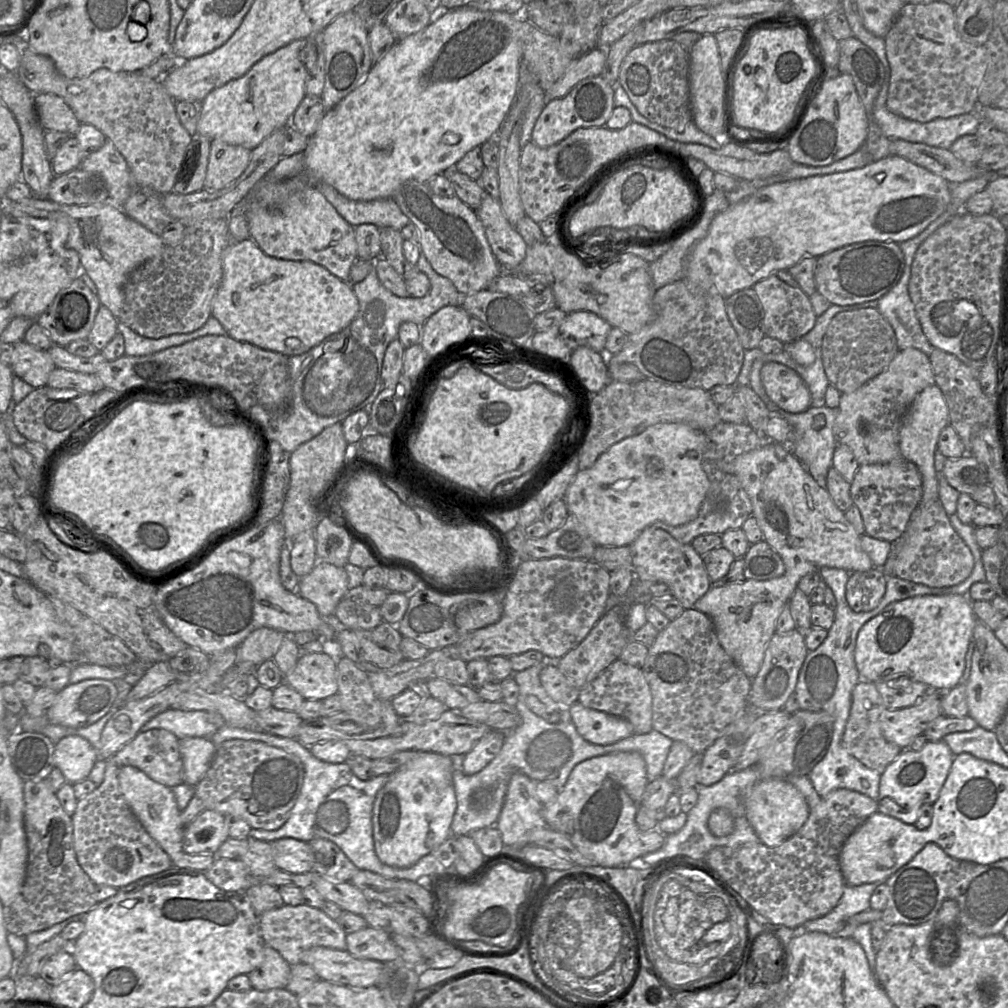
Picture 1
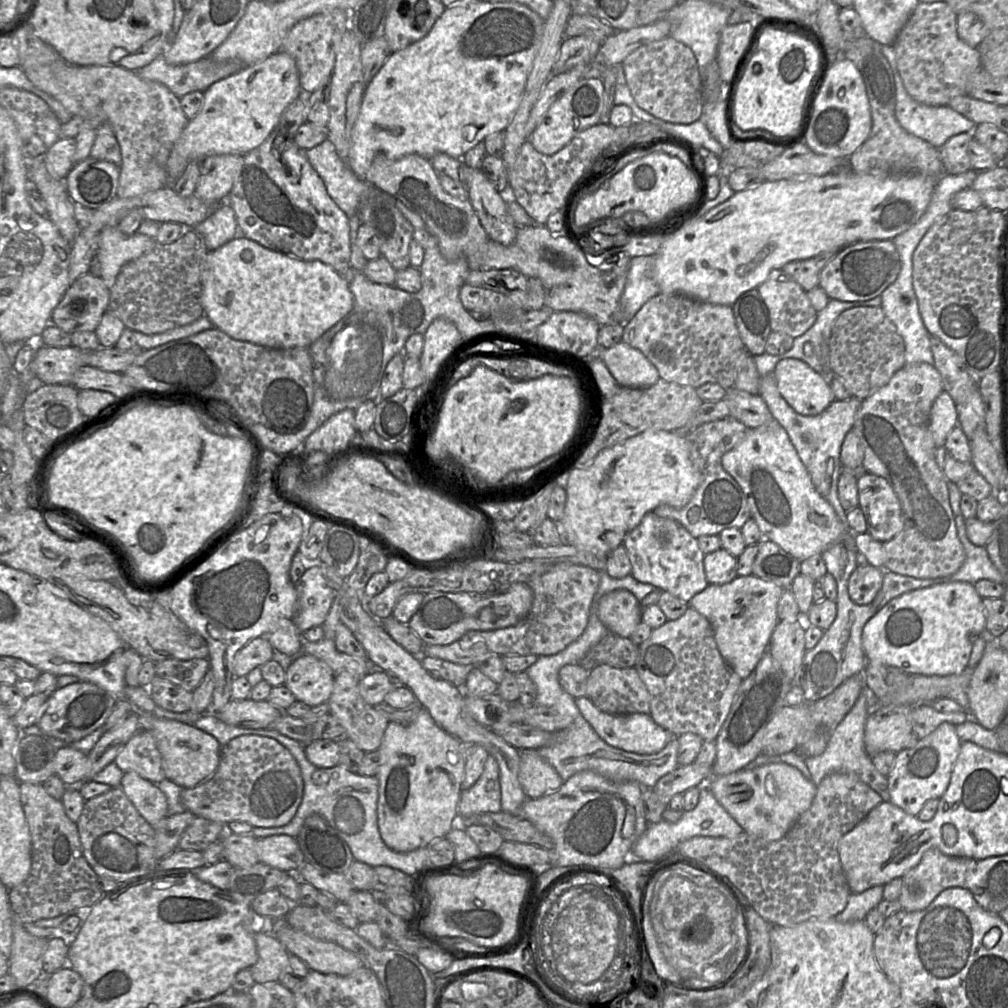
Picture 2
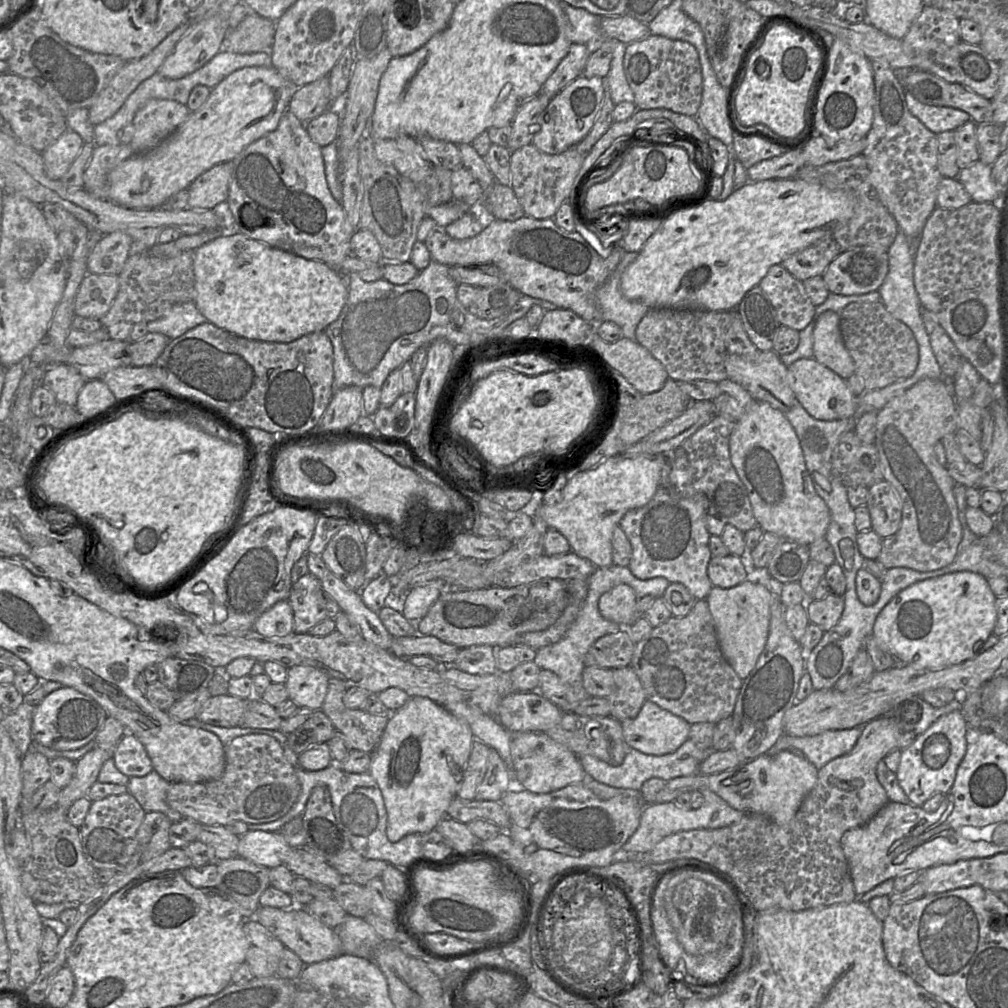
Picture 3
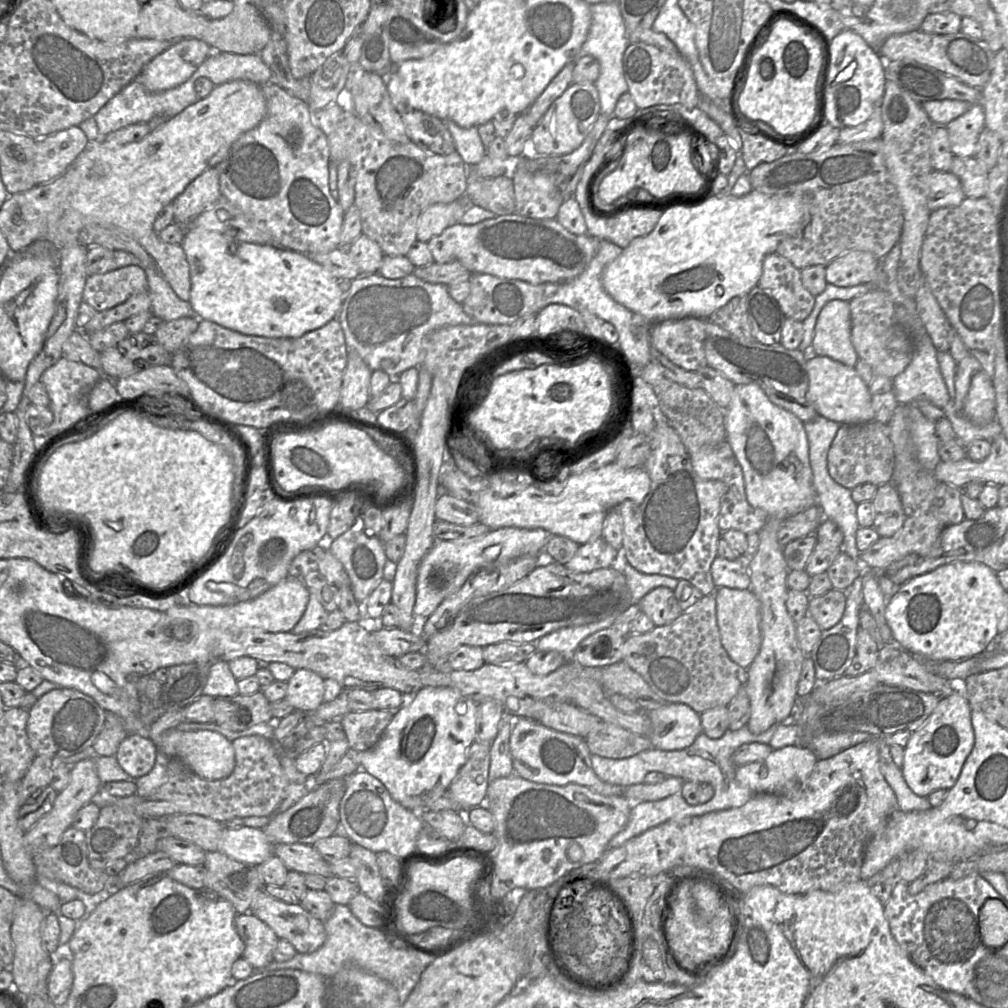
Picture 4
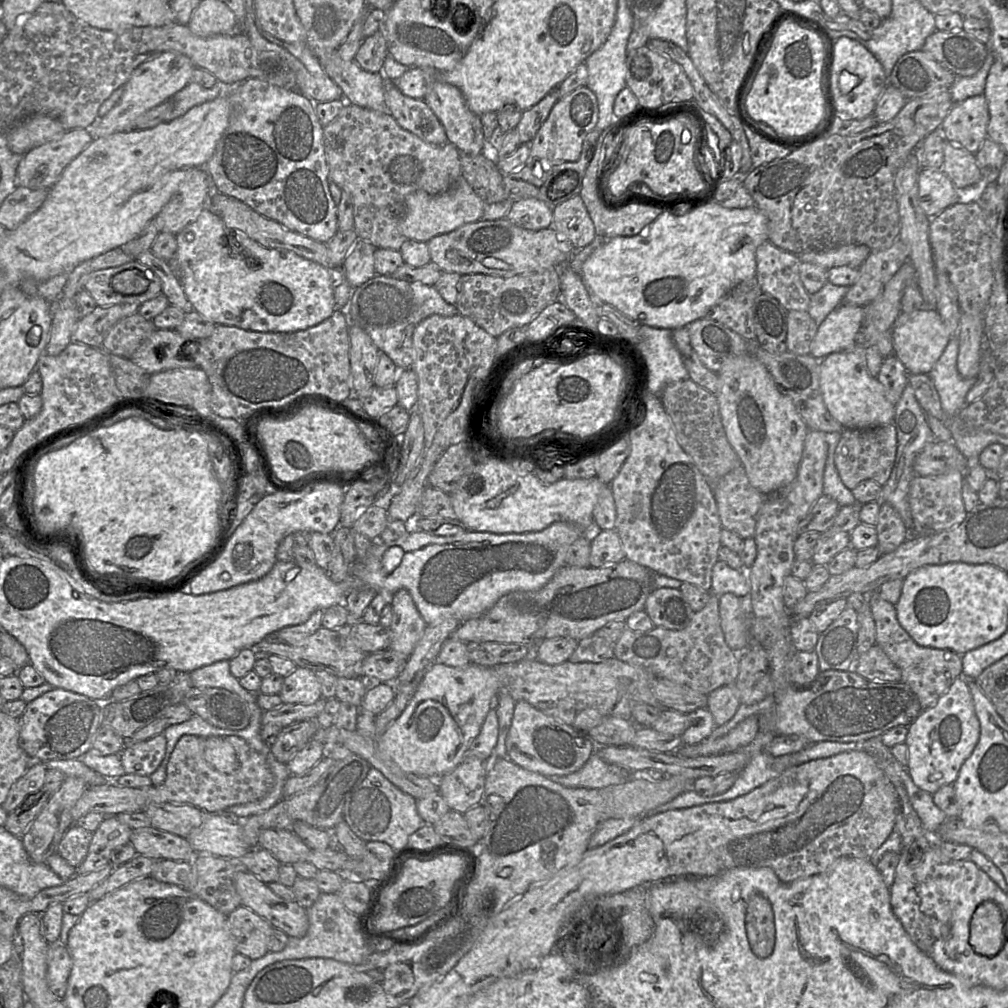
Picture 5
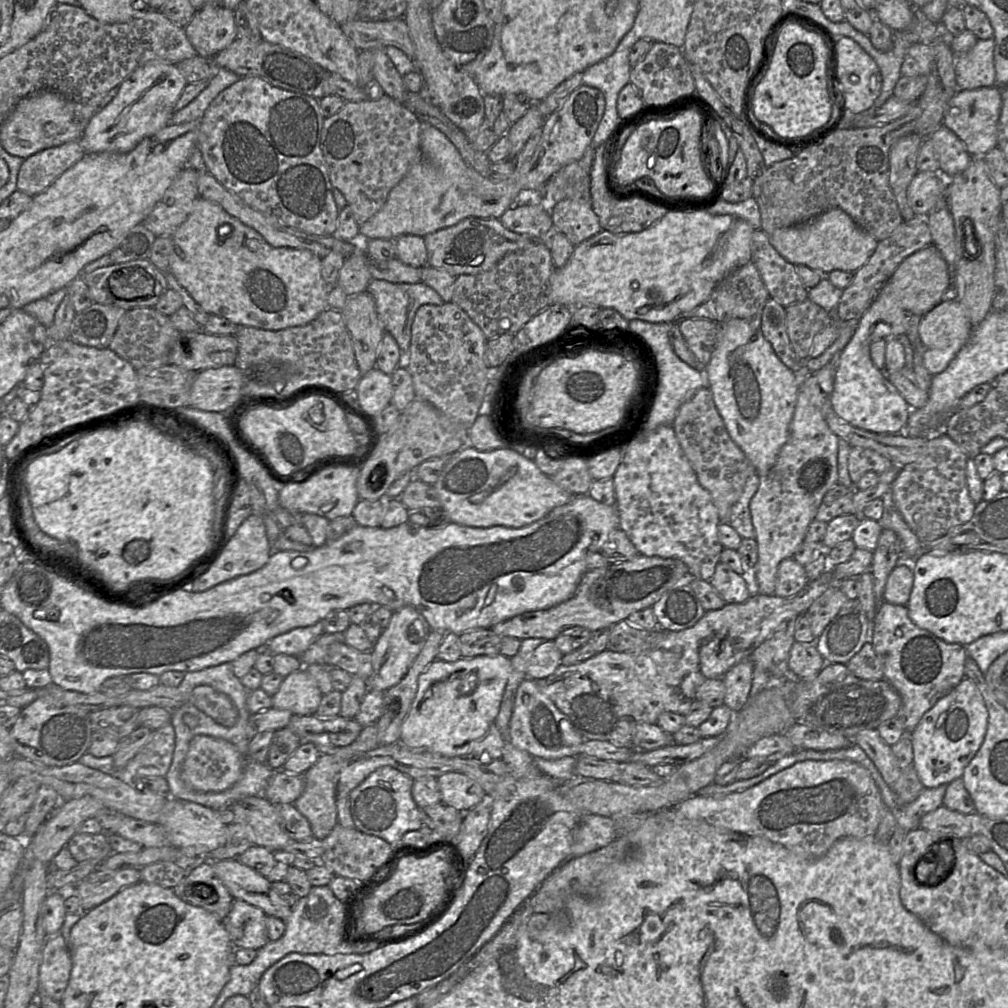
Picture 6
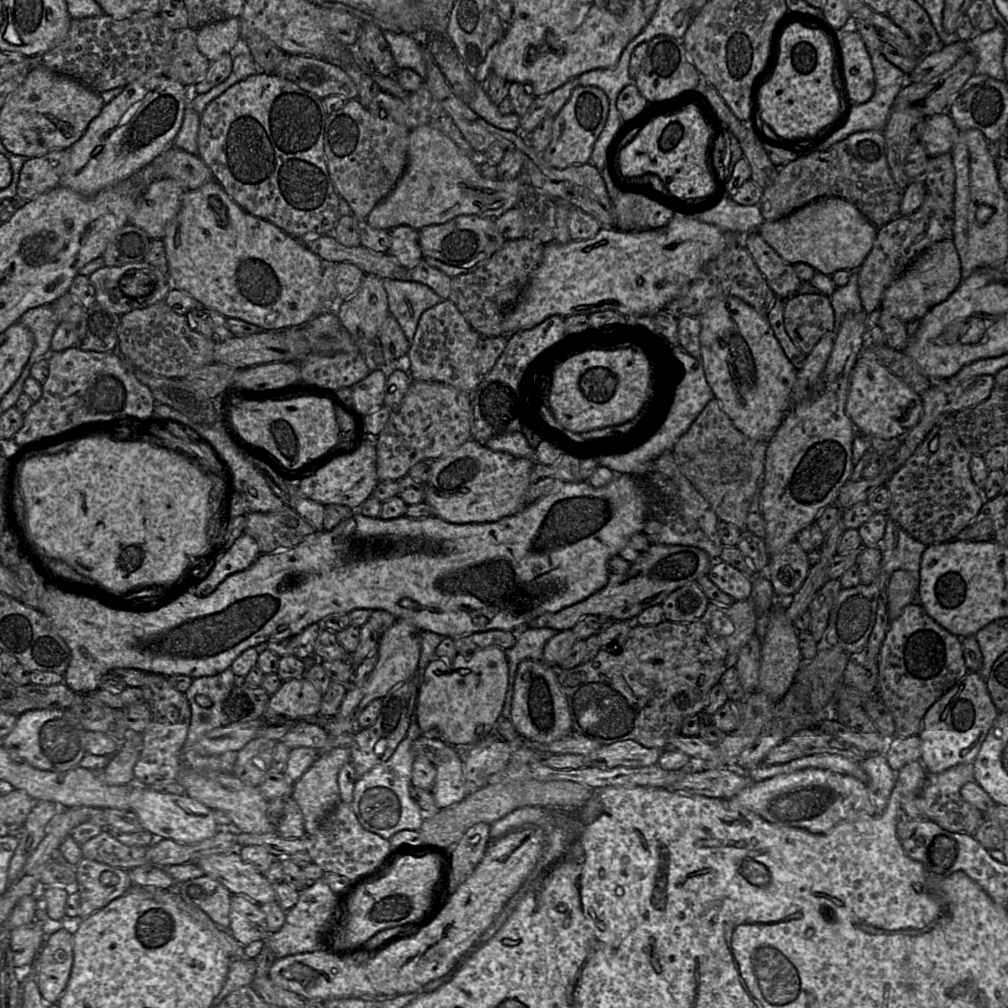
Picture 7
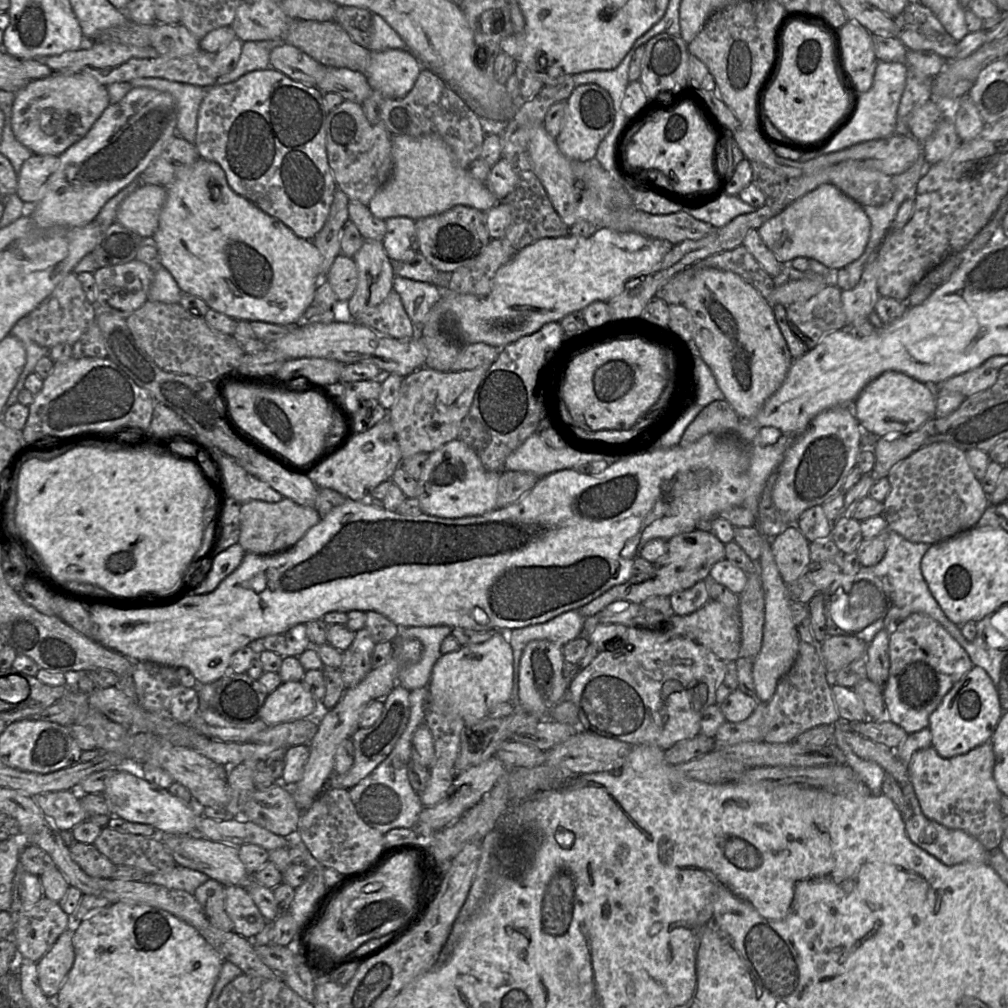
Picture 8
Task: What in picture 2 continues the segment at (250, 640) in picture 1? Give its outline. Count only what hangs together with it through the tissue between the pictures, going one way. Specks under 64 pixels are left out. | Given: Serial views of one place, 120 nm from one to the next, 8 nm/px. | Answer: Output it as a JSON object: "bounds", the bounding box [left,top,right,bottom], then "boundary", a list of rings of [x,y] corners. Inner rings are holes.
{"bounds":[234,636,274,676],"boundary":[[[266,636],[257,637],[236,654],[234,659],[235,676],[247,676],[256,667],[260,667],[274,657],[274,649]]]}

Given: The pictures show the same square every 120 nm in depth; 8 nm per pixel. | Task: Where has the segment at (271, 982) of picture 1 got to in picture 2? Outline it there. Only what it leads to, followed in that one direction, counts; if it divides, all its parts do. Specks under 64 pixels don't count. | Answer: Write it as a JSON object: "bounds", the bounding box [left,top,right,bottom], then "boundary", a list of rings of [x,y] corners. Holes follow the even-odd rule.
{"bounds":[249,932,290,983],"boundary":[[[258,932],[255,934],[255,941],[258,960],[249,968],[255,983],[279,982],[289,963],[290,953],[272,934]]]}

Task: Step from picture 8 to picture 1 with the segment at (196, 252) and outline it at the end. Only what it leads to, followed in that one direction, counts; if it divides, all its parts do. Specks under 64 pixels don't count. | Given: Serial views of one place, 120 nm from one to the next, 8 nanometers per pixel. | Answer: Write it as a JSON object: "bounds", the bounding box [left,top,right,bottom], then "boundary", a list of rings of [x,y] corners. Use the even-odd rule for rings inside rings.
{"bounds":[211,238,359,356],"boundary":[[[247,238],[241,242],[232,242],[222,255],[223,277],[221,284],[213,297],[211,304],[211,315],[215,317],[231,338],[248,342],[265,350],[281,353],[286,356],[295,356],[308,352],[329,336],[336,334],[347,328],[356,317],[359,311],[359,302],[354,294],[349,282],[340,280],[331,274],[326,268],[310,261],[294,261],[275,258],[264,253],[258,245],[251,239]]]}

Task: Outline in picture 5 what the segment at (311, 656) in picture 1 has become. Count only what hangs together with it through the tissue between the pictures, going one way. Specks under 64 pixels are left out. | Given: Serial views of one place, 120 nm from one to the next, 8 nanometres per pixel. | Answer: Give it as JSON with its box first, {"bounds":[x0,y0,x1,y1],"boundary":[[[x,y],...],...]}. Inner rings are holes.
{"bounds":[278,666,322,705],"boundary":[[[298,666],[284,677],[278,695],[285,704],[311,705],[322,698],[321,683],[313,670]]]}

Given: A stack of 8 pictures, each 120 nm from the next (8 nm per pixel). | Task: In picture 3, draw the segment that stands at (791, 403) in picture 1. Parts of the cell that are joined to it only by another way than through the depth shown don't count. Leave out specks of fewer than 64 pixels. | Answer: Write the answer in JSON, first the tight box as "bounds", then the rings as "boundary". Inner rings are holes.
{"bounds":[788,358,858,419],"boundary":[[[802,358],[791,363],[788,366],[788,383],[799,404],[815,419],[849,419],[856,413],[858,396],[853,394],[845,379],[815,358]]]}

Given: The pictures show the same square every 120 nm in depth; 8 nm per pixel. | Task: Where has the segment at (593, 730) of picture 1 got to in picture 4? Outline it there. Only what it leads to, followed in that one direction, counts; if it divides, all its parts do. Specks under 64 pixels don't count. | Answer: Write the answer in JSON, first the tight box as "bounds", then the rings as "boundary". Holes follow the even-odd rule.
{"bounds":[644,703,702,750],"boundary":[[[666,703],[644,712],[651,721],[651,734],[648,738],[654,749],[682,750],[702,733],[700,714],[686,704]]]}

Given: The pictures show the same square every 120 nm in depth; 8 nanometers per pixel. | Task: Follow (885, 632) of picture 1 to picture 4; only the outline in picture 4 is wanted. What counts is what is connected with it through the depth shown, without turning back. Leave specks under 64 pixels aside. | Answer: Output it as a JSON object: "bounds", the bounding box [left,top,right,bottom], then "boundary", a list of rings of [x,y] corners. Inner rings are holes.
{"bounds":[885,562,1006,661],"boundary":[[[953,562],[942,565],[928,573],[916,576],[899,586],[898,591],[892,598],[887,599],[885,619],[891,629],[895,642],[912,655],[920,655],[932,661],[960,661],[980,655],[987,646],[998,635],[998,623],[1006,611],[1005,595],[1006,590],[999,583],[996,572],[983,563],[978,562]]]}

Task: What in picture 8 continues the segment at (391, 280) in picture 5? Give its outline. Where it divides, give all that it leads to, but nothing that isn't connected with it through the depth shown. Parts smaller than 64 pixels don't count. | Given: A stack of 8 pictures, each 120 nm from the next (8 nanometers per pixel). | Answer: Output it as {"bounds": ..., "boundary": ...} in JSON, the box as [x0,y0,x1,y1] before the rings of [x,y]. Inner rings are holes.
{"bounds":[393,276,442,337],"boundary":[[[396,276],[393,290],[401,299],[403,307],[416,328],[415,337],[432,306],[442,298],[442,290],[436,285]]]}

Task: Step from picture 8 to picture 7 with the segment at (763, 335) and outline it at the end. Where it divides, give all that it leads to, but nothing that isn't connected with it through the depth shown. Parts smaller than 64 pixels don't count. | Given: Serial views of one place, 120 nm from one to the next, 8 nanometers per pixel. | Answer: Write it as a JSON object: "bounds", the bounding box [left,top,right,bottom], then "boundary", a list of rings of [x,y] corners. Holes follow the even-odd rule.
{"bounds":[693,296,797,442],"boundary":[[[729,296],[712,300],[701,315],[693,317],[699,317],[701,323],[701,364],[714,398],[740,432],[750,439],[769,442],[791,408],[797,370],[786,357],[767,316],[761,315],[741,299]]]}

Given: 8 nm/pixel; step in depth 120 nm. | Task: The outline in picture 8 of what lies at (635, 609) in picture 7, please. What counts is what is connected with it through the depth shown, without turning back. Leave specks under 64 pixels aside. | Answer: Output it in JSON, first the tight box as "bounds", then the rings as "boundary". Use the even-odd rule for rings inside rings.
{"bounds":[578,529,725,618],"boundary":[[[695,529],[681,533],[666,540],[667,552],[653,568],[646,573],[634,574],[625,583],[613,586],[588,604],[578,609],[585,618],[594,616],[607,606],[615,607],[617,603],[642,604],[652,596],[670,596],[674,592],[692,587],[698,581],[709,577],[711,568],[720,560],[725,559],[725,544],[711,531]]]}

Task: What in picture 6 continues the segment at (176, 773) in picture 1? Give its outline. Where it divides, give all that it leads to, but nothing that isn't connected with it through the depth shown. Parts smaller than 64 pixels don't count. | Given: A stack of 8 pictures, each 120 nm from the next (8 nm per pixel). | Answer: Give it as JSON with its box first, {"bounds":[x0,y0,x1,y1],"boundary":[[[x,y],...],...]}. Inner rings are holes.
{"bounds":[121,722,175,780],"boundary":[[[171,722],[152,731],[149,741],[128,762],[121,776],[130,780],[166,776],[173,759],[175,731]]]}

